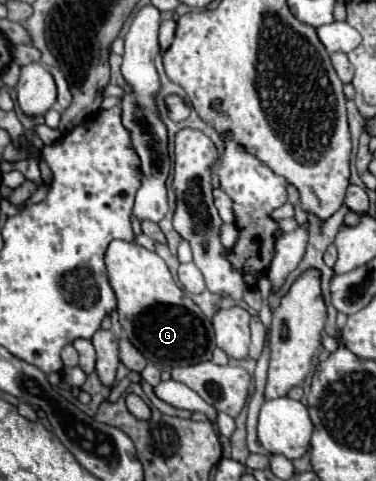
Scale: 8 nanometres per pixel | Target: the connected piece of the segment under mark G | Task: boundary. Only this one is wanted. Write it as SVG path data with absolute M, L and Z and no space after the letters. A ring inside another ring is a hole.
M110 241L106 255L106 273L116 299L120 301L120 325L128 341L160 369L196 365L212 359L214 329L200 307L174 283L164 259L134 241Z

